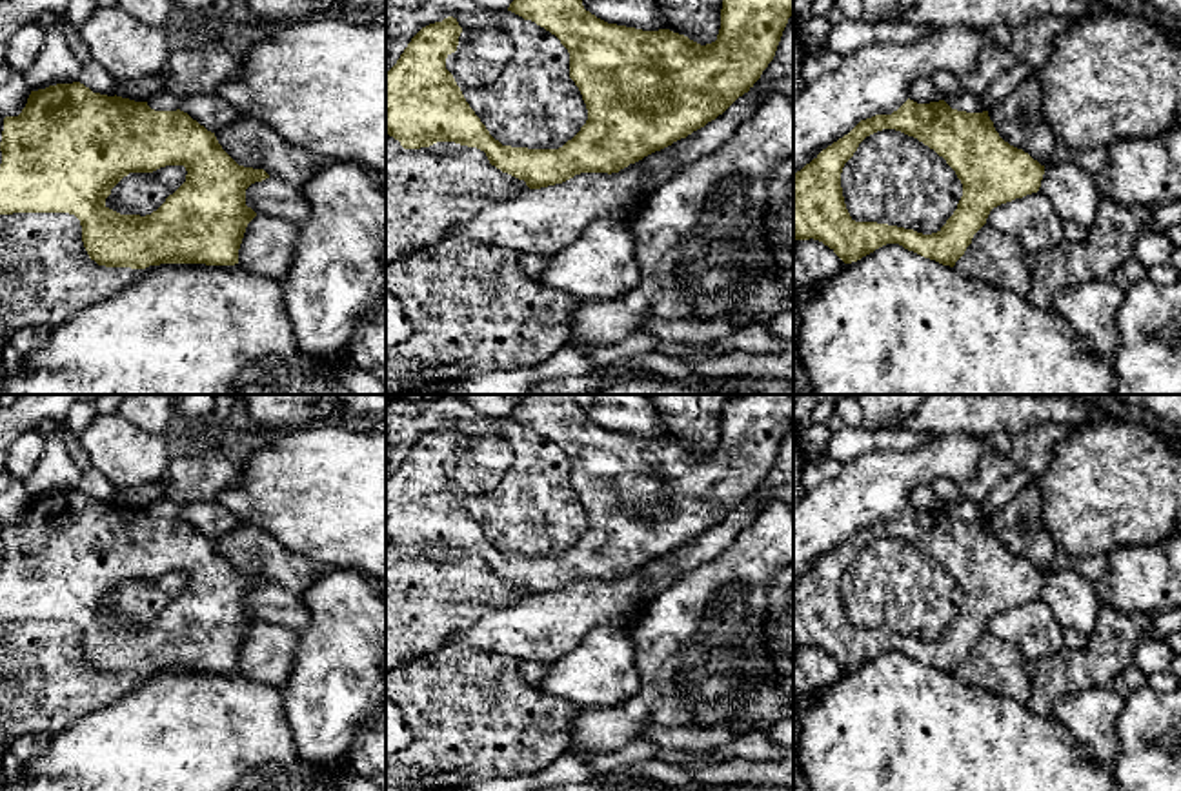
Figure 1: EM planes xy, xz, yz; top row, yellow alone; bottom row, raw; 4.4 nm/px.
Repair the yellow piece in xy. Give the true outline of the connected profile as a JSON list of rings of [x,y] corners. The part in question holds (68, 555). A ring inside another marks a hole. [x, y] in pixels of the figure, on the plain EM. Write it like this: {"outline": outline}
{"outline": [[[80,489],[31,498],[18,524],[4,526],[0,571],[0,622],[69,620],[80,627],[82,649],[91,667],[106,675],[146,676],[160,671],[235,673],[247,631],[257,620],[246,613],[246,596],[269,586],[264,576],[238,573],[187,520],[155,518],[147,509],[93,500]],[[184,573],[186,589],[151,622],[120,622],[106,613],[111,596],[129,580],[153,580]]]}

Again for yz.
{"outline": [[[906,507],[892,522],[861,527],[848,542],[823,556],[810,571],[793,582],[793,646],[819,647],[844,671],[861,667],[886,651],[899,651],[924,666],[954,675],[972,651],[974,642],[986,631],[990,618],[1001,611],[1037,600],[1045,573],[1023,556],[1004,549],[994,535],[988,518],[966,520],[952,516],[944,507],[917,511]],[[883,536],[895,536],[917,546],[955,578],[963,591],[963,604],[946,631],[932,642],[877,629],[855,629],[844,611],[841,580],[859,551]]]}

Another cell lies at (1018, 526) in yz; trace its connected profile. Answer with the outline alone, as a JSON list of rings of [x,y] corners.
[[[1034,484],[994,511],[988,524],[1004,549],[1023,556],[1041,573],[1050,571],[1059,547],[1043,524],[1043,498]]]

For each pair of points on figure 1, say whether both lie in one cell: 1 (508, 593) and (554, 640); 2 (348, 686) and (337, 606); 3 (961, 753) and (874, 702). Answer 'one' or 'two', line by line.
1: two
2: one
3: one

